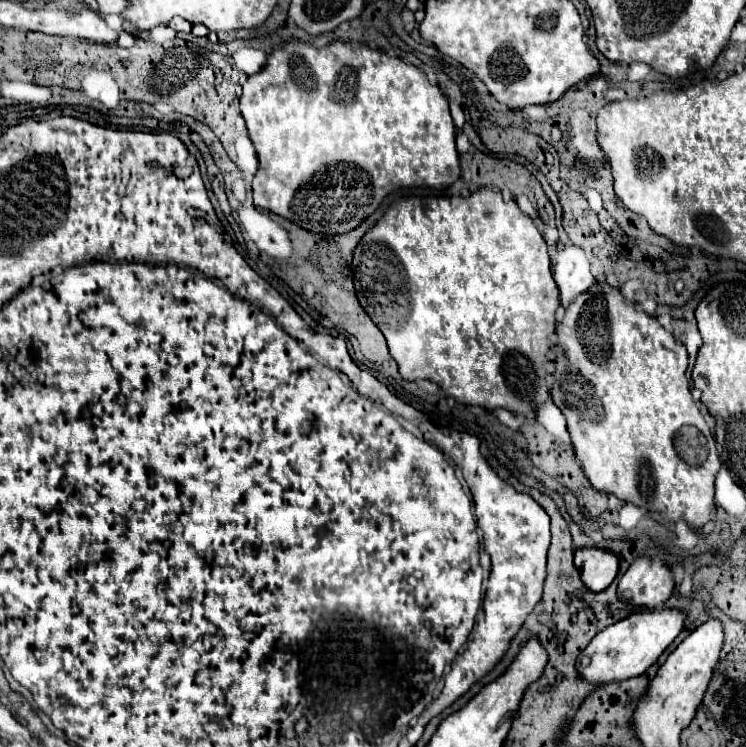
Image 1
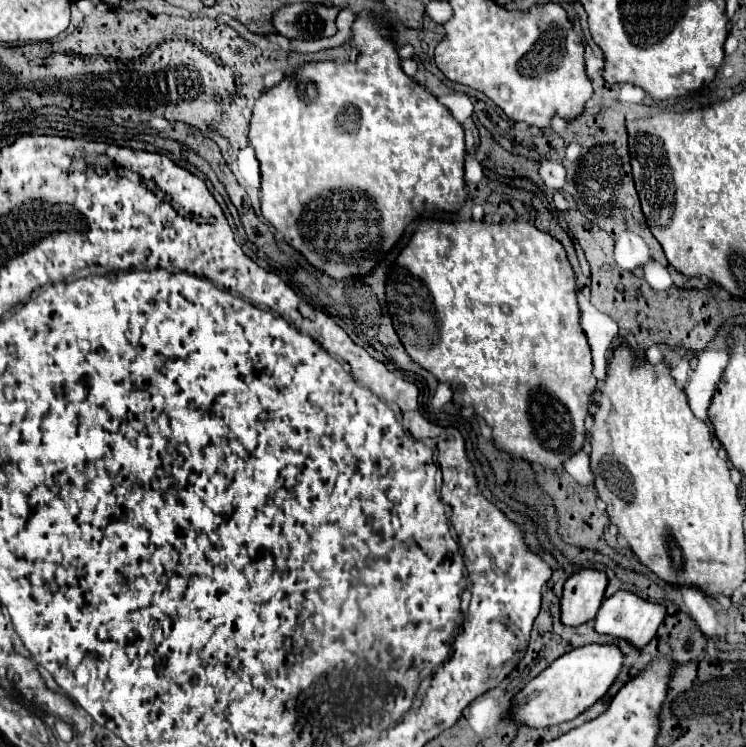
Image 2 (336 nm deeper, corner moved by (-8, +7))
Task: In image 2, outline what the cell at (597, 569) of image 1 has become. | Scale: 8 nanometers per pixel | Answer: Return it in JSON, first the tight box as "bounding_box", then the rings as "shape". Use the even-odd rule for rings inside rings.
{"bounding_box":[562,568,608,626],"shape":[[[582,568],[572,574],[564,584],[562,594],[562,622],[568,626],[580,626],[596,618],[602,604],[608,578],[602,570]]]}

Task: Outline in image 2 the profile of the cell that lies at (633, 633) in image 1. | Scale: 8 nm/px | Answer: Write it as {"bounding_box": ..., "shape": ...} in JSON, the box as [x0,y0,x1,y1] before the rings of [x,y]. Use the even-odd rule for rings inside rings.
{"bounding_box":[512,644,624,728],"shape":[[[586,644],[560,656],[514,698],[512,718],[532,728],[554,726],[576,718],[608,692],[624,666],[624,658],[624,652],[616,644]]]}

